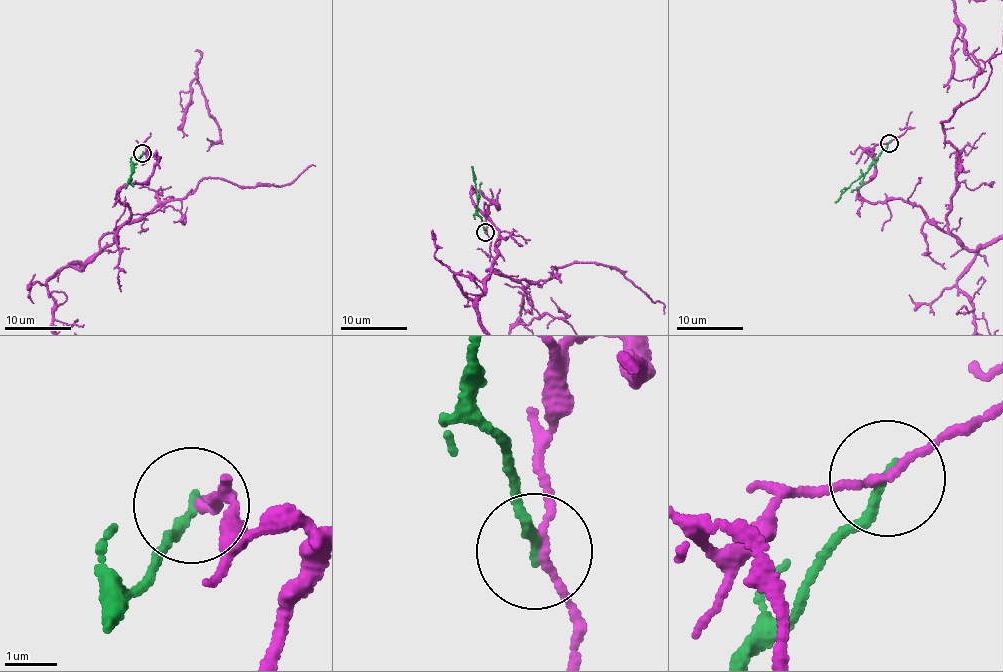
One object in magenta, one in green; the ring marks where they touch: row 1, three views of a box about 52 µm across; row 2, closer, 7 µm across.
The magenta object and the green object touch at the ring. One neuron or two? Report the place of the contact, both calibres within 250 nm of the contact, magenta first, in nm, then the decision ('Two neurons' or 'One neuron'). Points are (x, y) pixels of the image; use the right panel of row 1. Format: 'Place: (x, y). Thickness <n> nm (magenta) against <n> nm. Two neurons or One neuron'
Place: (889, 143). Thickness 140 nm (magenta) against 180 nm. Two neurons

